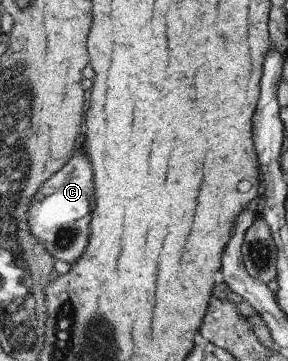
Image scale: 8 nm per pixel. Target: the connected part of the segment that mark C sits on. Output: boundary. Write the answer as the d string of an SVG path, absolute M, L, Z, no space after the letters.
M81 145L72 156L58 169L32 197L26 211L27 226L35 239L51 257L65 263L73 263L81 257L87 237L89 224L94 210L94 183L90 161Z

